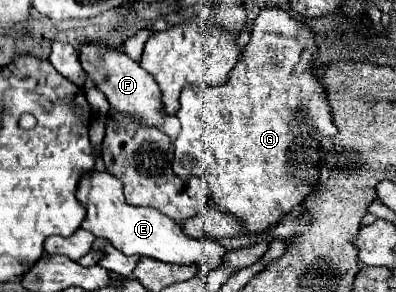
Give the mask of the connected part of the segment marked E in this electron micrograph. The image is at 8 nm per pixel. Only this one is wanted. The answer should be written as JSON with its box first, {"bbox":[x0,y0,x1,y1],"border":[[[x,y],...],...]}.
{"bbox":[78,171,226,271],"border":[[[94,171],[92,175],[84,177],[78,189],[78,199],[84,203],[88,211],[82,229],[90,231],[96,237],[106,239],[124,255],[140,255],[140,257],[150,257],[174,265],[196,265],[204,271],[212,271],[224,263],[226,249],[216,239],[212,237],[194,239],[186,235],[176,221],[168,219],[160,211],[128,205],[124,201],[122,183],[114,175]]]}

